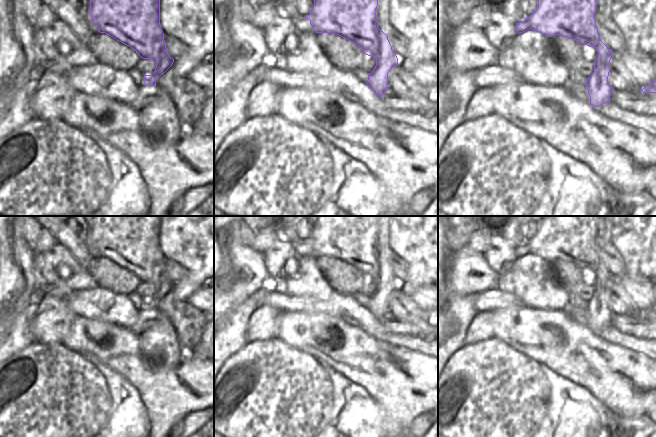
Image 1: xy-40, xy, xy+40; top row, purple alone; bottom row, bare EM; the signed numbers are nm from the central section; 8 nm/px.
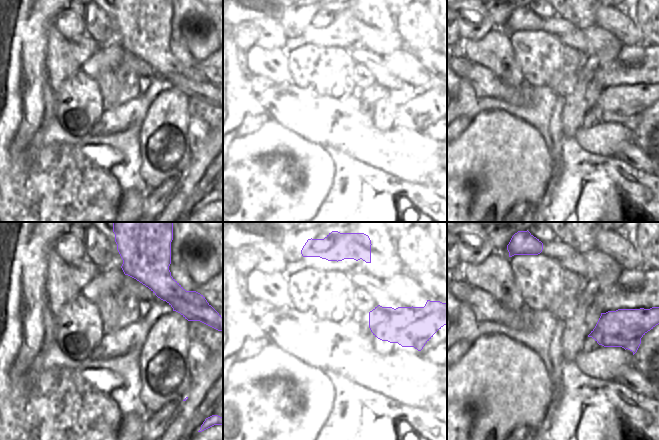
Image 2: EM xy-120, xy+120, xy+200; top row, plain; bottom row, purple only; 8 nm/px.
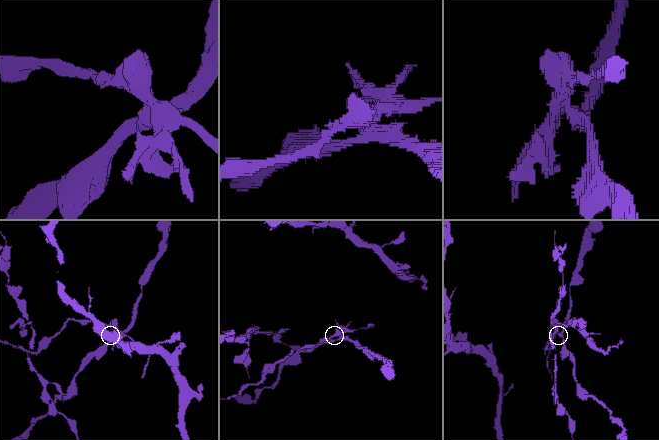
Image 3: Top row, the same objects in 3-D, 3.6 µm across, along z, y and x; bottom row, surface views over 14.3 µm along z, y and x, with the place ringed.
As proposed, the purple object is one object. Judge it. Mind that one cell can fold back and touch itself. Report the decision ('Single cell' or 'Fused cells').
Fused cells.

